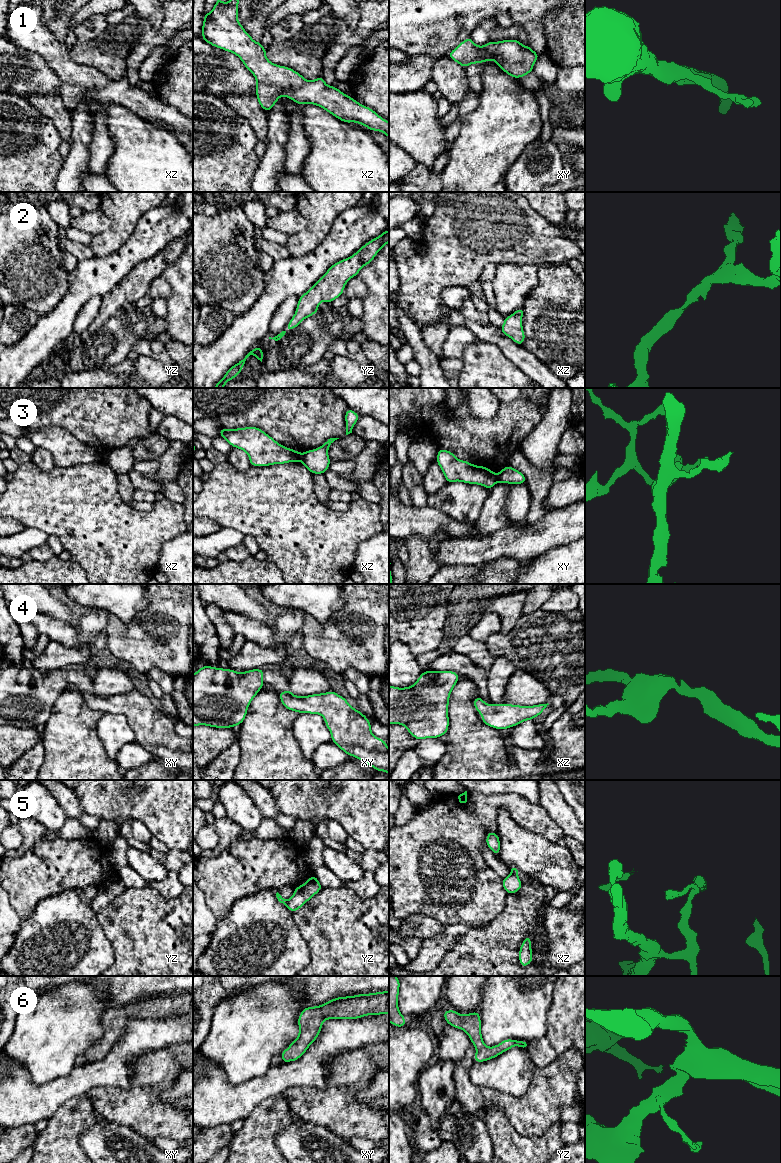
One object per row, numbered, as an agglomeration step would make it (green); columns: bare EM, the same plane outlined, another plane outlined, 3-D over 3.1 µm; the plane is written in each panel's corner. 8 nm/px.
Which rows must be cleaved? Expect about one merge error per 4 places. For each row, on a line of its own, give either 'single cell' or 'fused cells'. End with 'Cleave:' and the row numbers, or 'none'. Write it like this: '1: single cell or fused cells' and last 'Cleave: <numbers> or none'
1: single cell
2: single cell
3: fused cells
4: single cell
5: fused cells
6: single cell
Cleave: 3, 5

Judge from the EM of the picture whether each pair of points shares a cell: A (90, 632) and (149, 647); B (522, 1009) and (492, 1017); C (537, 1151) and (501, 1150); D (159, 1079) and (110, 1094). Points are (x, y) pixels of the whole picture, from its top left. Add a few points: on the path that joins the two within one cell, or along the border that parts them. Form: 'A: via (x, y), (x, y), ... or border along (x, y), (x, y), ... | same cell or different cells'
A: border along (111, 615), (103, 635) | different cells
B: via (515, 1009), (509, 1009), (499, 1017) | same cell
C: via (528, 1151), (510, 1150) | same cell
D: via (147, 1086), (139, 1094), (122, 1094) | same cell

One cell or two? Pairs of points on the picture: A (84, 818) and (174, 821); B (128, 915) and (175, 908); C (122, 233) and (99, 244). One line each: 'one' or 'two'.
A: two
B: one
C: one

